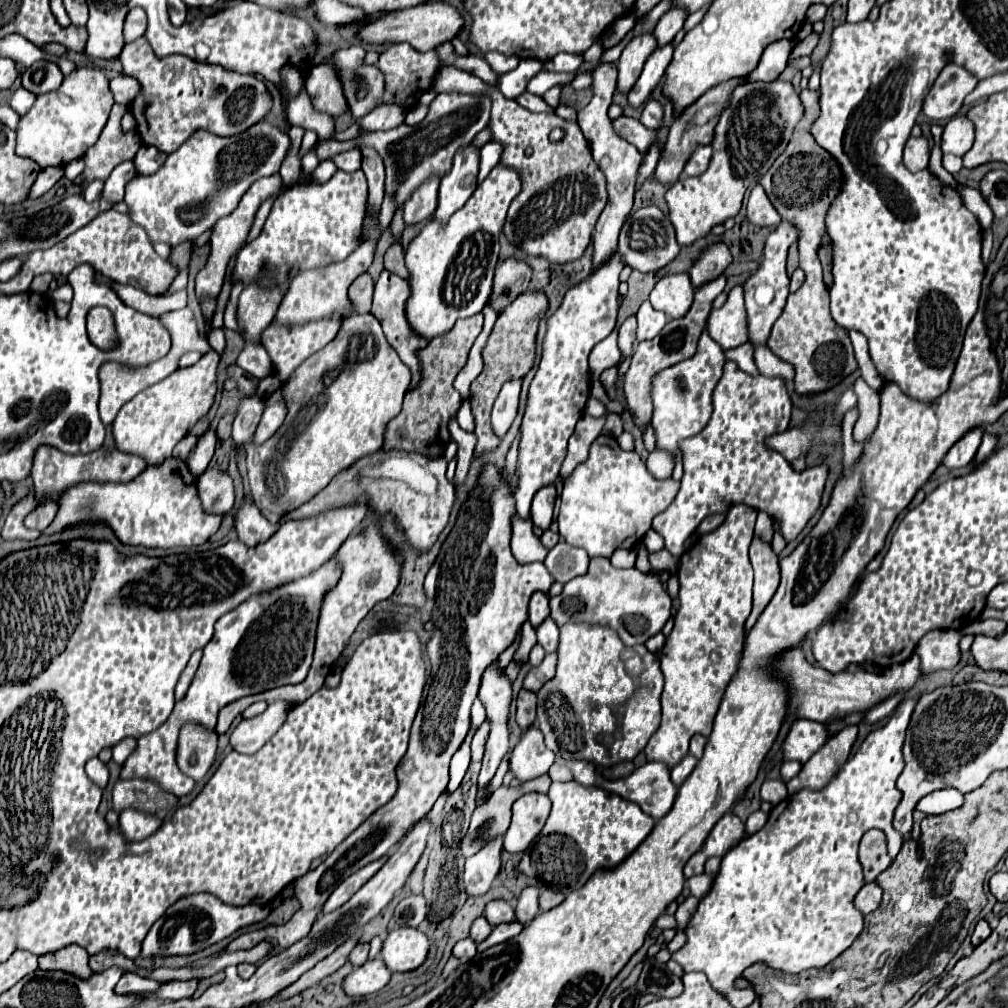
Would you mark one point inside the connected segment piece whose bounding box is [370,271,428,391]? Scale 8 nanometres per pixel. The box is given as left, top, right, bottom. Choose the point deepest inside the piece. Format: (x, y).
(391, 293)

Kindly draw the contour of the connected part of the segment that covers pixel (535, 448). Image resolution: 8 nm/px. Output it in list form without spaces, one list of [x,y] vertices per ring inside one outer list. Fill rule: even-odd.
[[[616,253],[608,263],[588,275],[580,285],[572,287],[558,311],[548,319],[548,331],[542,345],[542,359],[532,379],[528,405],[522,419],[520,455],[518,455],[518,491],[516,511],[522,519],[530,515],[530,503],[536,491],[544,485],[552,485],[558,477],[558,469],[564,461],[568,437],[576,427],[576,421],[584,413],[584,405],[590,395],[588,355],[596,343],[610,335],[618,317],[618,275],[624,263]]]

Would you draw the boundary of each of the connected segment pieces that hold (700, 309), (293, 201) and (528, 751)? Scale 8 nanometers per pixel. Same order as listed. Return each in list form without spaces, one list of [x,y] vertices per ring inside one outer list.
[[[724,275],[702,285],[698,291],[696,291],[696,297],[694,297],[694,303],[690,307],[690,311],[686,313],[686,317],[682,319],[674,319],[674,321],[668,321],[662,329],[662,333],[658,333],[654,339],[648,339],[648,341],[640,341],[634,355],[632,355],[632,361],[630,361],[630,367],[624,375],[623,391],[626,395],[626,403],[634,415],[634,421],[638,428],[644,433],[646,425],[651,422],[653,405],[652,405],[652,377],[656,373],[660,373],[662,369],[668,369],[684,359],[690,359],[694,353],[696,353],[696,345],[698,345],[698,339],[706,327],[706,319],[708,319],[708,313],[712,309],[712,303],[714,299],[724,291],[724,285],[726,285],[726,279]]]
[[[336,171],[334,177],[324,185],[302,183],[286,191],[274,201],[260,237],[238,253],[234,281],[244,279],[244,283],[248,283],[256,275],[262,275],[264,269],[276,269],[276,283],[286,293],[290,281],[302,269],[326,267],[346,259],[360,245],[358,237],[366,197],[368,187],[362,171]]]
[[[530,727],[528,731],[524,731],[522,739],[512,749],[510,771],[520,783],[524,783],[528,779],[536,779],[548,773],[552,763],[554,763],[554,753],[544,745],[540,729]]]

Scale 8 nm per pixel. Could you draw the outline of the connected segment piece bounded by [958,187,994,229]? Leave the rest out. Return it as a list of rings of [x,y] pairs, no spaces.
[[[960,187],[958,189],[960,195],[962,195],[962,201],[964,205],[978,217],[982,229],[988,229],[992,225],[992,209],[988,207],[988,203],[984,201],[984,197],[976,191],[976,189],[970,189],[970,187]]]

